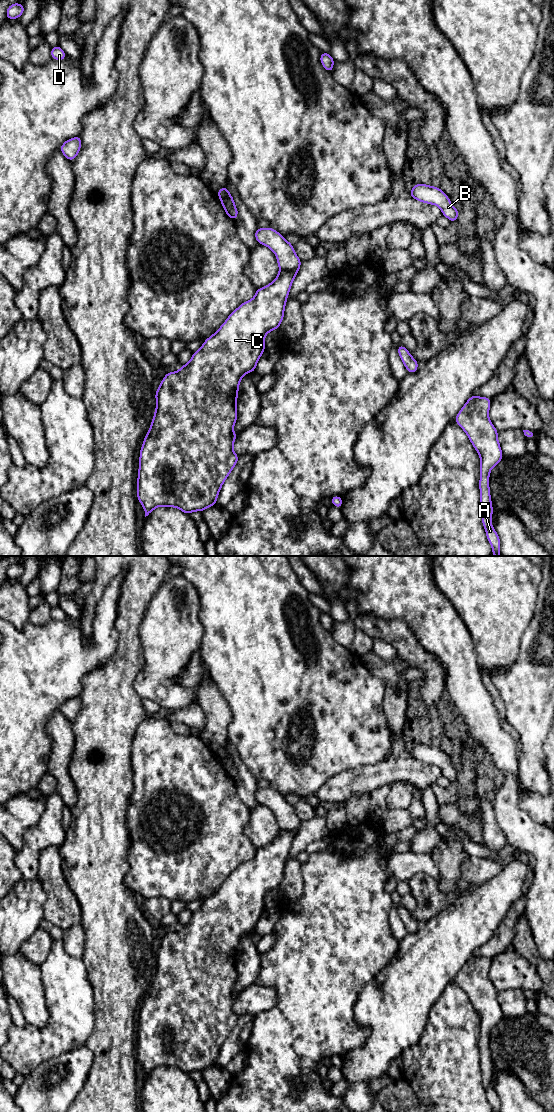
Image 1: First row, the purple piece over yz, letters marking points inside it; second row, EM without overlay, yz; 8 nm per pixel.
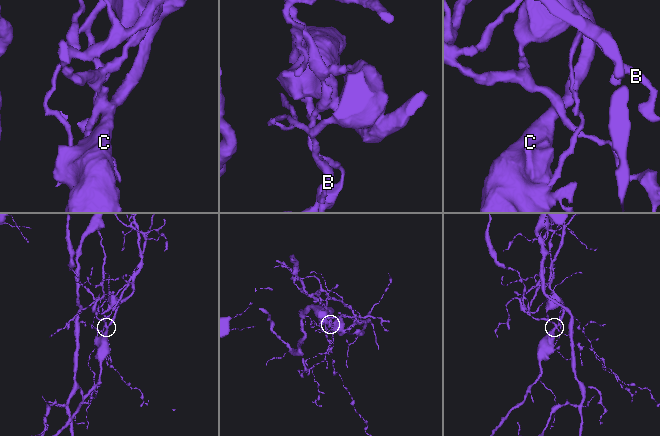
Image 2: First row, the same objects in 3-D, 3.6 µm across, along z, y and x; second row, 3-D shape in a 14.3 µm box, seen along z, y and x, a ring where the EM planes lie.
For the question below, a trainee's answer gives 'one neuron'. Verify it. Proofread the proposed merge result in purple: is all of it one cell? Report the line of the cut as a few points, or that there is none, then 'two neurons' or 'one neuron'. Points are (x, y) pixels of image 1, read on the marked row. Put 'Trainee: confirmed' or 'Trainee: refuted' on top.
Trainee: refuted
cut in yz along (280, 268), (289, 270), (295, 275); two neurons

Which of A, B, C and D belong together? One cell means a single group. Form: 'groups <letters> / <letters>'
groups A / B C D

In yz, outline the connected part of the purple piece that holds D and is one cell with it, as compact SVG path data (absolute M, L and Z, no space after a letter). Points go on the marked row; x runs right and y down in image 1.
M60 46L51 47L51 58L55 60L64 60L66 58L65 52Z

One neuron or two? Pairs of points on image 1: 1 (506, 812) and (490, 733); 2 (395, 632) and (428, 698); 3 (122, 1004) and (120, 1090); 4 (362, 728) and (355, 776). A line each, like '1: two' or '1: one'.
1: two
2: one
3: one
4: two

